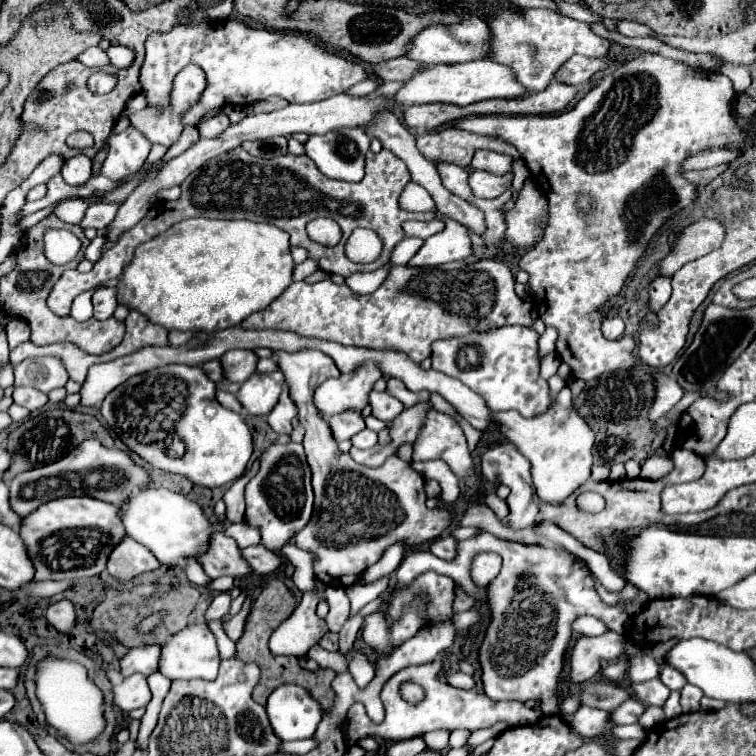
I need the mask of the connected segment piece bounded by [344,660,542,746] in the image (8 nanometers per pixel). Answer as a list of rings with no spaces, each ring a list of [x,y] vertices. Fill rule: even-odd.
[[[434,660],[430,664],[422,664],[422,666],[412,666],[412,668],[404,668],[400,672],[396,672],[390,680],[386,680],[386,684],[382,686],[382,704],[386,710],[386,716],[380,724],[374,724],[366,710],[364,704],[354,704],[349,708],[344,724],[344,732],[350,746],[356,744],[356,740],[364,738],[364,736],[380,736],[384,740],[390,742],[398,742],[398,740],[408,740],[408,738],[416,738],[422,736],[426,732],[438,730],[438,728],[466,728],[466,730],[480,730],[480,728],[488,728],[494,726],[496,722],[508,722],[510,726],[520,726],[520,724],[534,724],[542,712],[534,710],[534,708],[526,708],[522,702],[500,701],[494,702],[490,700],[486,694],[476,694],[476,692],[466,692],[466,690],[458,690],[454,686],[450,686],[448,682],[441,678],[441,669],[443,663],[441,660]],[[404,682],[414,682],[418,686],[422,686],[424,690],[424,700],[418,704],[408,704],[402,696],[400,696],[400,686]]]

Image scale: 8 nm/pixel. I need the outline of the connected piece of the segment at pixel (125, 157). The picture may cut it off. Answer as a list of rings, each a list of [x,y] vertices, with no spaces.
[[[132,126],[120,134],[112,134],[108,138],[108,154],[100,168],[100,174],[116,182],[138,174],[146,166],[150,146],[152,144]]]

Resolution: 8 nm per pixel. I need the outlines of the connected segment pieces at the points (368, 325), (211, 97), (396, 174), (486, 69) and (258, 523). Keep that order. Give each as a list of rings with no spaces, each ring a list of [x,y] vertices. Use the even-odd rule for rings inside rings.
[[[480,260],[476,264],[468,262],[450,262],[436,268],[408,268],[396,266],[388,272],[386,280],[374,294],[352,294],[352,290],[342,284],[334,284],[332,280],[322,280],[316,284],[294,282],[282,292],[268,308],[254,312],[244,320],[244,324],[254,324],[256,330],[264,328],[280,328],[290,330],[302,336],[316,336],[324,340],[334,340],[340,344],[366,346],[366,348],[396,348],[406,352],[414,362],[422,362],[430,356],[430,346],[434,340],[464,336],[470,332],[488,332],[492,328],[502,328],[506,324],[522,324],[532,326],[536,320],[536,310],[516,296],[512,286],[512,272],[502,260]]]
[[[236,20],[198,22],[192,26],[176,26],[170,32],[152,32],[150,40],[146,40],[146,60],[140,70],[140,82],[148,94],[148,106],[164,108],[168,104],[172,80],[188,64],[196,64],[206,72],[208,88],[200,102],[184,114],[186,126],[194,126],[202,114],[218,106],[254,104],[238,100],[258,102],[268,96],[280,96],[290,104],[306,104],[346,92],[372,76],[366,64],[330,52],[322,42],[302,32],[266,30]]]
[[[234,148],[230,152],[224,152],[222,156],[210,158],[206,164],[202,164],[198,170],[194,170],[184,182],[182,182],[182,194],[178,200],[156,202],[148,214],[128,232],[124,232],[118,240],[118,244],[108,250],[88,274],[82,274],[78,270],[66,270],[62,278],[54,284],[50,296],[48,296],[48,308],[56,316],[70,316],[70,306],[74,298],[86,290],[94,290],[100,282],[106,282],[110,278],[118,278],[122,274],[122,268],[126,262],[130,262],[132,252],[138,244],[162,234],[166,228],[194,216],[204,218],[228,218],[228,220],[252,220],[252,222],[266,222],[272,226],[282,228],[290,234],[292,246],[302,246],[308,250],[308,258],[318,262],[318,268],[326,274],[340,274],[348,278],[354,272],[372,272],[382,268],[392,248],[404,238],[402,222],[406,220],[432,220],[434,214],[410,214],[400,210],[398,196],[404,188],[404,184],[410,182],[410,172],[406,164],[394,156],[390,150],[382,148],[382,152],[374,154],[368,152],[368,166],[366,176],[360,182],[344,182],[344,180],[330,180],[328,176],[322,176],[318,168],[314,168],[314,162],[302,156],[286,154],[278,158],[256,158],[248,154],[242,148]],[[314,218],[332,218],[342,228],[342,238],[334,248],[320,246],[312,242],[304,230],[304,226]],[[354,228],[368,228],[378,232],[378,238],[382,240],[382,252],[376,260],[376,264],[356,264],[346,258],[344,244]]]
[[[474,60],[464,64],[450,64],[450,66],[424,66],[412,80],[404,84],[404,88],[394,96],[402,104],[456,104],[456,106],[468,106],[482,100],[502,98],[502,100],[518,100],[522,96],[528,96],[530,92],[522,88],[522,84],[516,80],[512,68],[506,64],[498,64],[494,60]]]
[[[272,444],[260,456],[258,474],[246,484],[246,522],[260,528],[262,544],[274,552],[280,552],[282,546],[292,540],[292,536],[302,530],[312,516],[312,484],[310,484],[310,466],[302,444]]]

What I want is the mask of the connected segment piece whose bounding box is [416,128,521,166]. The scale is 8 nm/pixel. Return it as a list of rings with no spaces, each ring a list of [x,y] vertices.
[[[444,128],[440,132],[428,132],[416,138],[420,152],[432,156],[432,160],[452,162],[458,166],[468,166],[476,150],[494,150],[509,155],[512,159],[521,159],[521,156],[508,142],[500,138],[478,136],[474,132],[466,132],[460,128]]]

